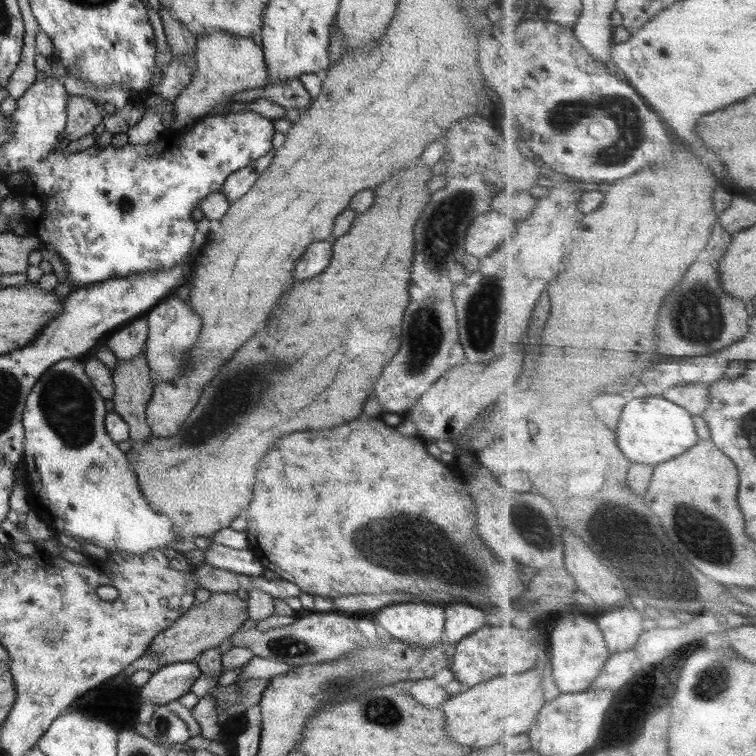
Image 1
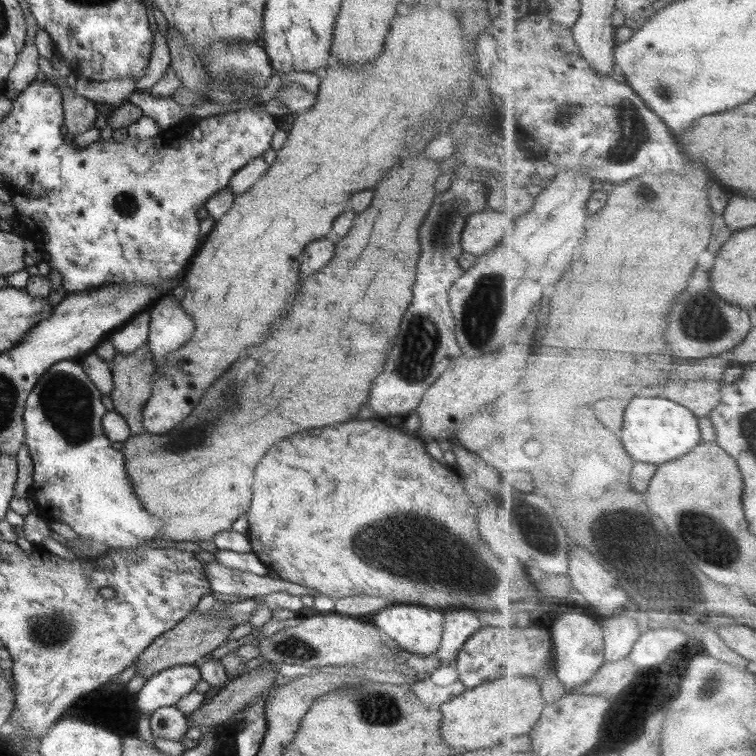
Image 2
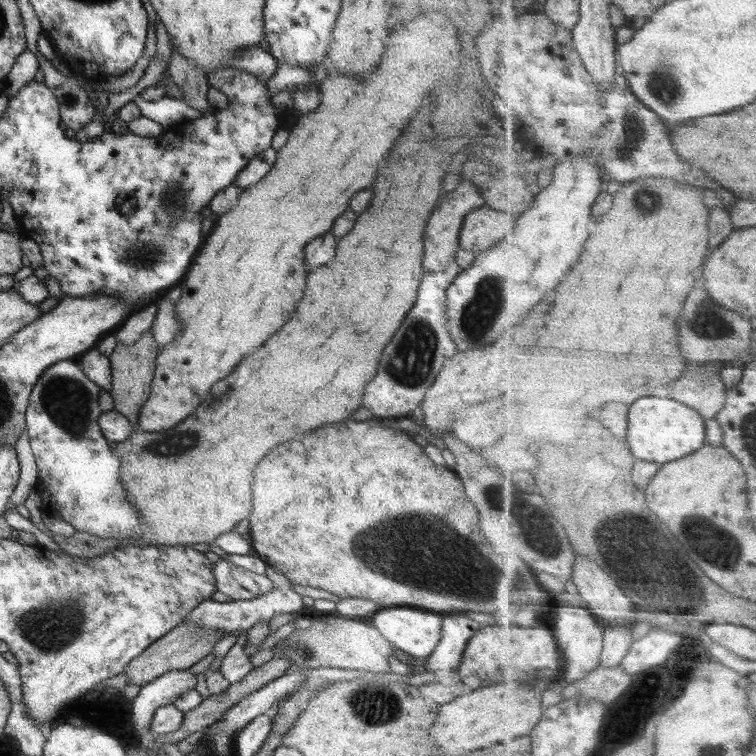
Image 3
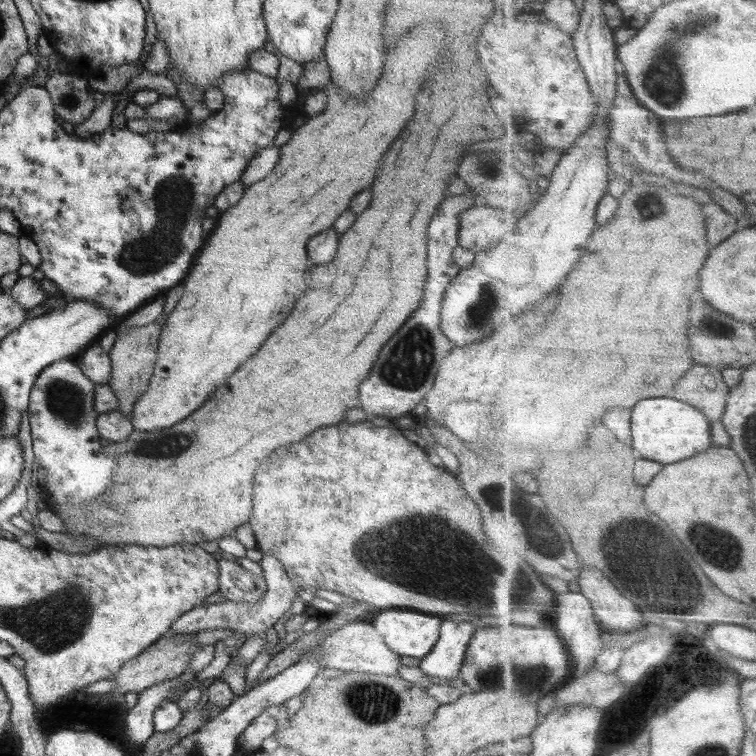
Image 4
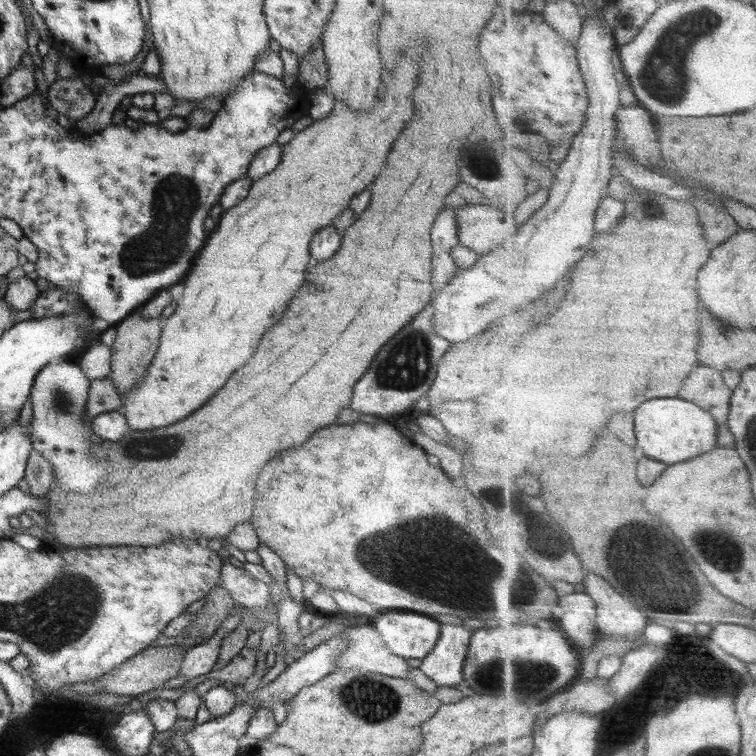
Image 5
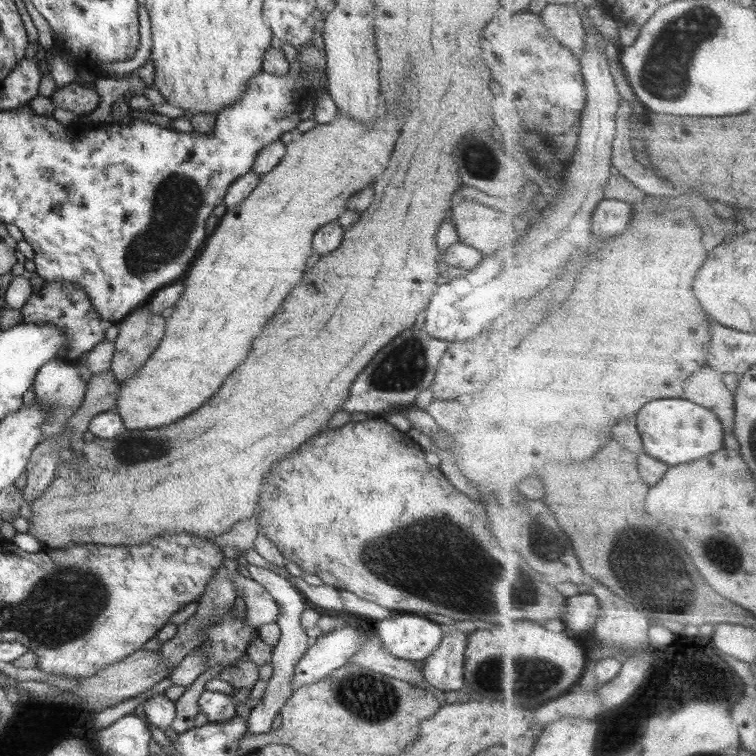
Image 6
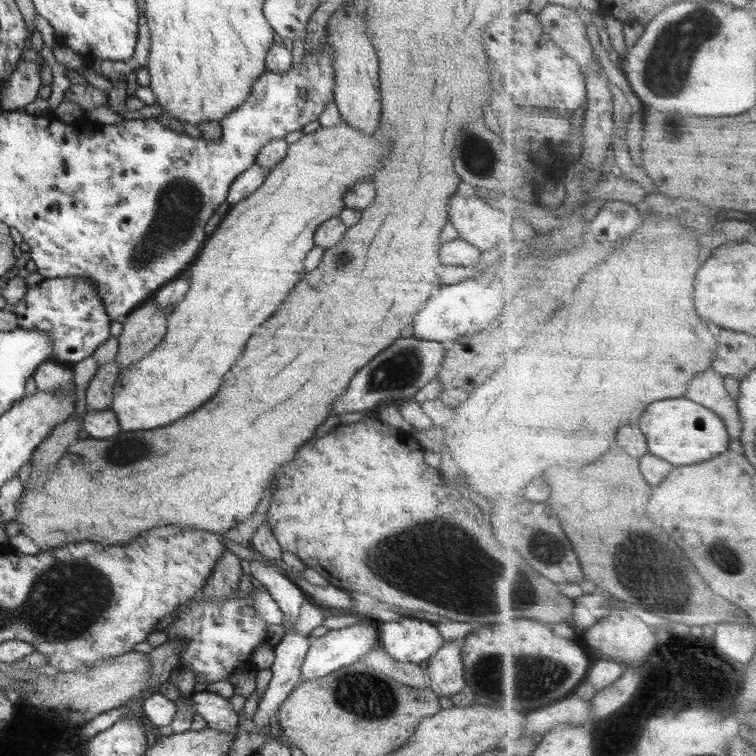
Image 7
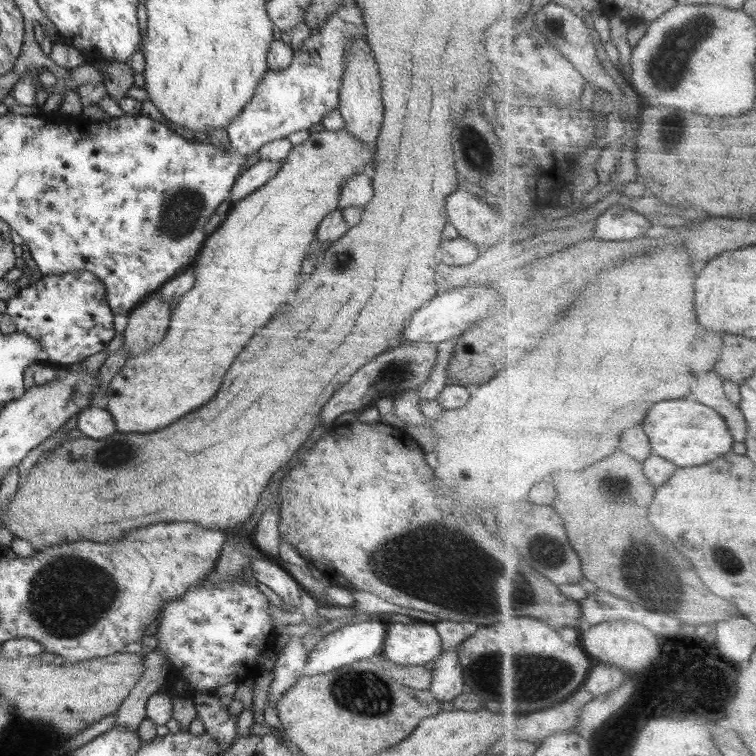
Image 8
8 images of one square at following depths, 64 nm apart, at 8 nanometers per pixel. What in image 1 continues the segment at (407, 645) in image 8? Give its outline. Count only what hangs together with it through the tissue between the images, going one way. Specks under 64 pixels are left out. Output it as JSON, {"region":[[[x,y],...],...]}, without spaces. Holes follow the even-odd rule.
{"region":[[[428,602],[398,603],[378,611],[375,623],[400,642],[434,648],[443,645],[444,610],[444,606]]]}

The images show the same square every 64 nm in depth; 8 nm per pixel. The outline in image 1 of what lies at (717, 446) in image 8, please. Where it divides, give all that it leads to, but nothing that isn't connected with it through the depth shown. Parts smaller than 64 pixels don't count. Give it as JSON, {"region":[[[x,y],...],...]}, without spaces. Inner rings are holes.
{"region":[[[661,395],[632,400],[624,410],[618,434],[620,446],[632,462],[656,467],[682,456],[702,440],[692,412]]]}

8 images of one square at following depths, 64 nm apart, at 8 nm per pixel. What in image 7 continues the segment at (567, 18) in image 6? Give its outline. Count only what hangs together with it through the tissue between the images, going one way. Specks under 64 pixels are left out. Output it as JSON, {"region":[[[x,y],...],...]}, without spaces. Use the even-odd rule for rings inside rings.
{"region":[[[550,2],[542,11],[539,11],[539,17],[552,38],[570,56],[573,56],[588,74],[596,60],[596,54],[590,42],[586,22],[582,20],[582,16],[576,9]]]}

